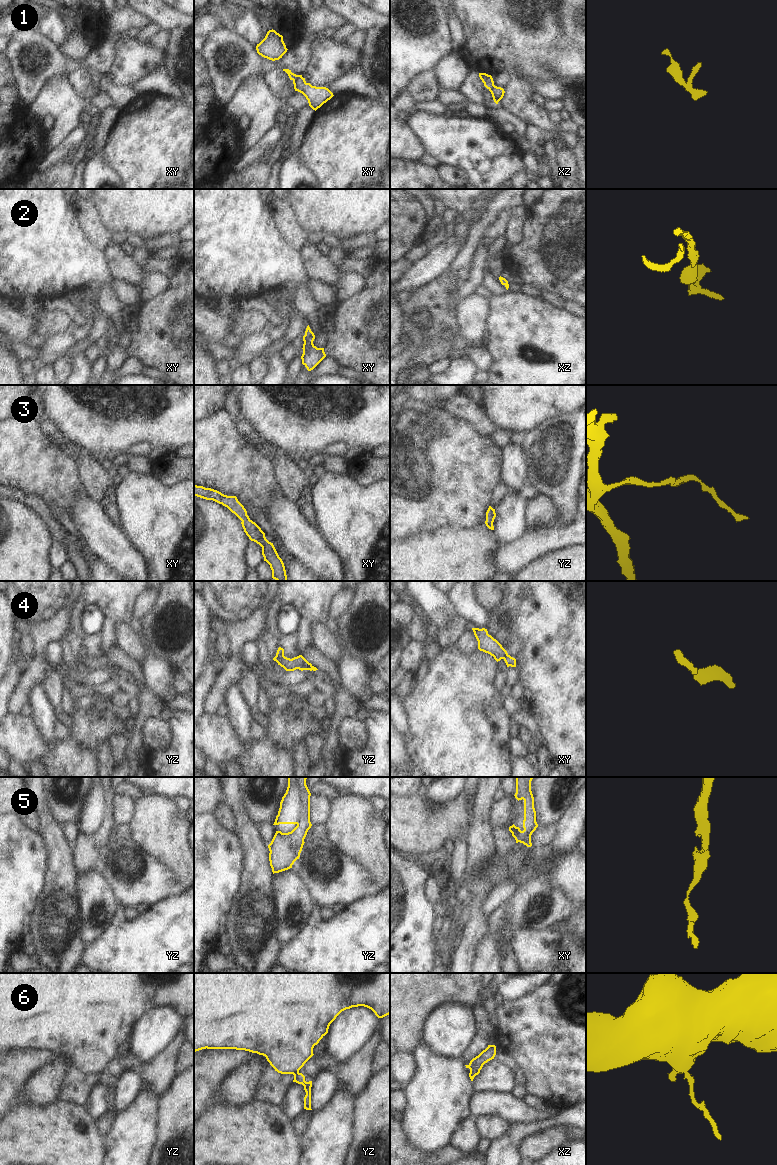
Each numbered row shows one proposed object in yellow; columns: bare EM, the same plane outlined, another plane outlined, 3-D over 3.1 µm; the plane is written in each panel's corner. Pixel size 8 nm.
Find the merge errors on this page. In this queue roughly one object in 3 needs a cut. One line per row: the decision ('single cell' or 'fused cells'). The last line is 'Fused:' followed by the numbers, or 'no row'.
1: fused cells
2: single cell
3: single cell
4: fused cells
5: single cell
6: fused cells
Fused: 1, 4, 6

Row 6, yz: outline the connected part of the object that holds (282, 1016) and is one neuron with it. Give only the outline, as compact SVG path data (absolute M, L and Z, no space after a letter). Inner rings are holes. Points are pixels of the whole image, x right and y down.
M194 973L194 1052L202 1049L236 1049L257 1053L266 1057L270 1065L281 1074L295 1074L314 1055L313 1048L328 1033L330 1024L344 1010L364 1006L371 1009L378 1018L390 1014L390 973Z

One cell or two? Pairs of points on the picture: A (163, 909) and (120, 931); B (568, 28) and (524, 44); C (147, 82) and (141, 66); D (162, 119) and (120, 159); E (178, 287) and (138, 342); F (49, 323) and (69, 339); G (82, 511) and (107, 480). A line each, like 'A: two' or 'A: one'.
A: one
B: two
C: two
D: one
E: one
F: two
G: two

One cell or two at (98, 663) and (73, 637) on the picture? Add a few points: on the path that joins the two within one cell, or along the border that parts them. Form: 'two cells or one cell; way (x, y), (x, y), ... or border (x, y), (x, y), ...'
one cell; way (89, 662), (83, 660), (76, 653), (76, 646)

